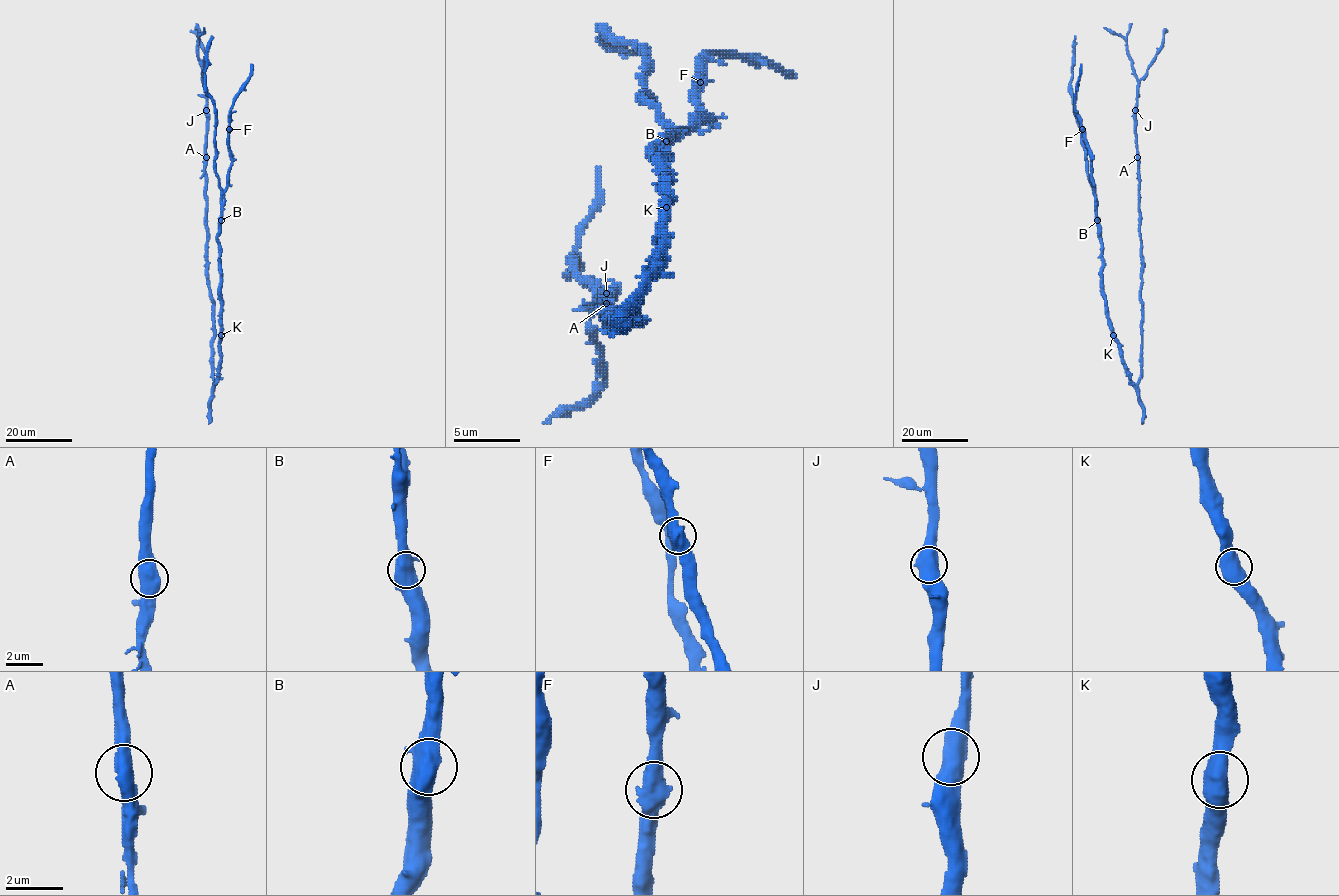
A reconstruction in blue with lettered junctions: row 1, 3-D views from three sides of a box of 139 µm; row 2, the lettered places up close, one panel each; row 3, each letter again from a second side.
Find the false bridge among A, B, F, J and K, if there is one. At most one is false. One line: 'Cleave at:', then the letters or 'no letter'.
Cleave at: no letter

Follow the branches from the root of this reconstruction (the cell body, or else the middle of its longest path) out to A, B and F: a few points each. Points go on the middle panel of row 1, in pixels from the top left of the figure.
A: (640, 297), (633, 323), (626, 316), (613, 320), (603, 306), (606, 303)
B: (640, 297), (663, 247), (663, 210), (670, 180), (666, 160), (663, 164), (653, 154), (666, 141)
F: (640, 297), (663, 247), (670, 184), (666, 160), (653, 154), (709, 117), (699, 107), (699, 81)

